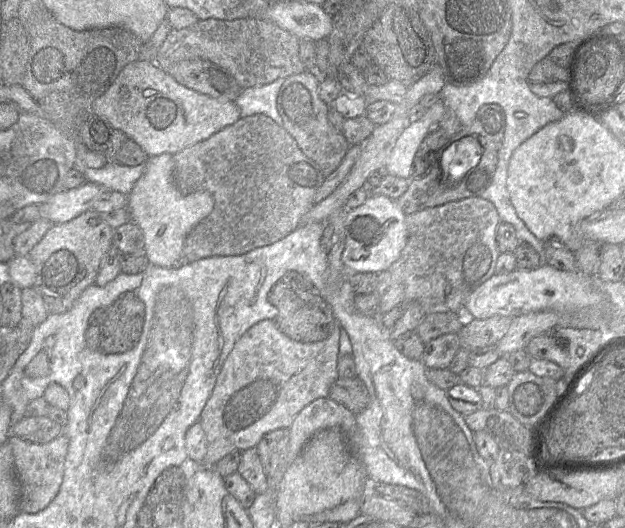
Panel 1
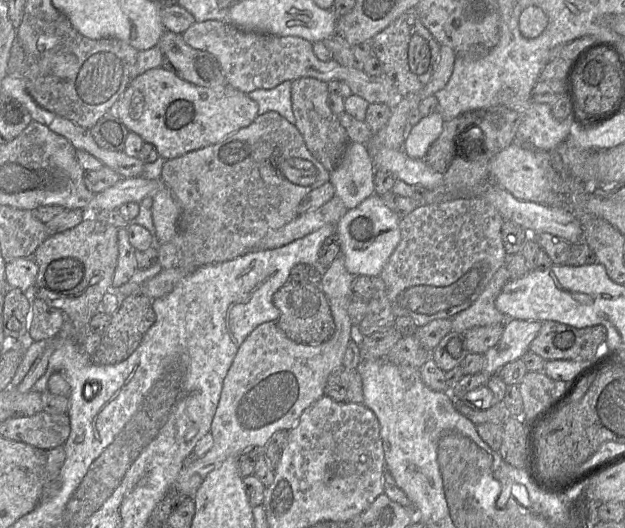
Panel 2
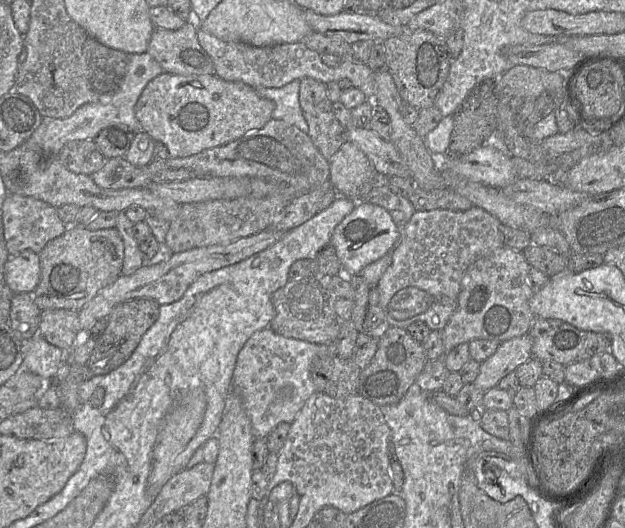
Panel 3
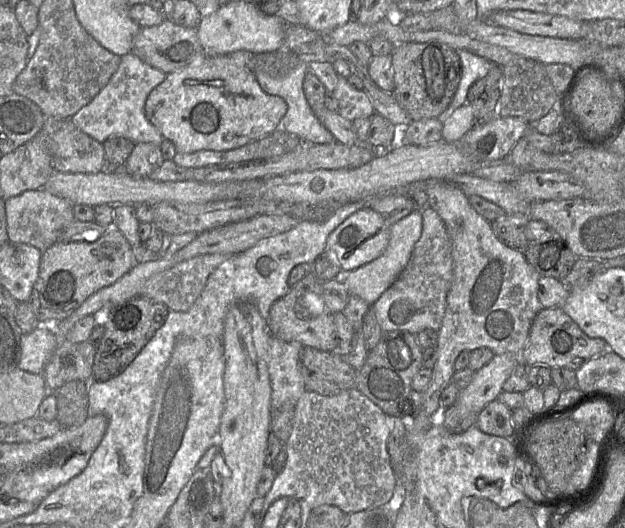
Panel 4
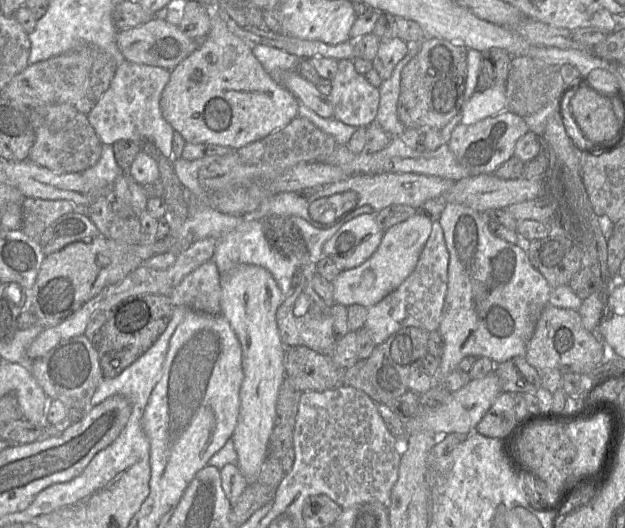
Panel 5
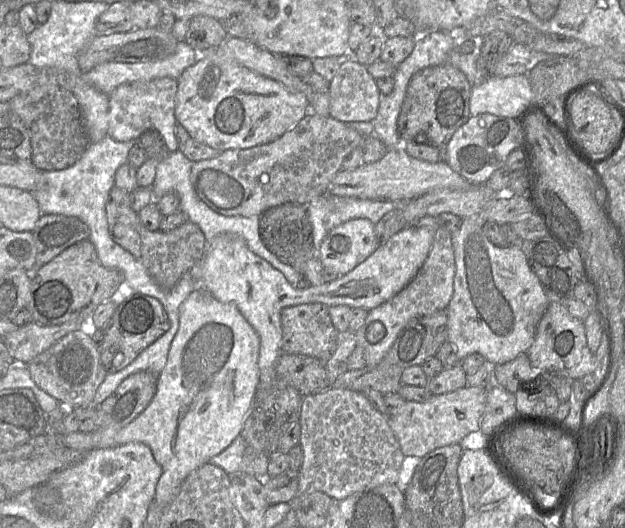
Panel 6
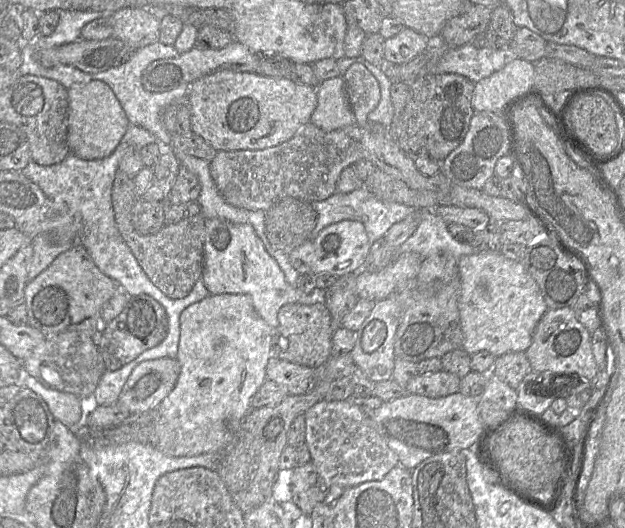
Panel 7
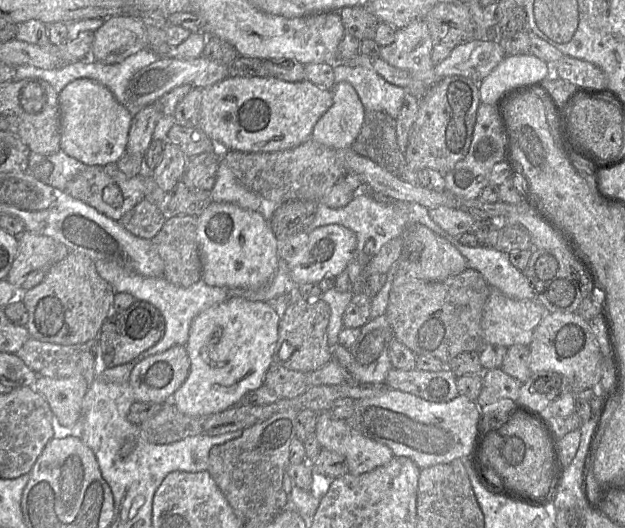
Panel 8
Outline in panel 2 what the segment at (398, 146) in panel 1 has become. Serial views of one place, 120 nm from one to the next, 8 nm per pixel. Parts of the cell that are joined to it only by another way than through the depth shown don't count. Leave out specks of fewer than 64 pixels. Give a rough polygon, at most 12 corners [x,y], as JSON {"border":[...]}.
{"border":[[440,112],[422,118],[408,132],[402,150],[424,160],[440,136]]}

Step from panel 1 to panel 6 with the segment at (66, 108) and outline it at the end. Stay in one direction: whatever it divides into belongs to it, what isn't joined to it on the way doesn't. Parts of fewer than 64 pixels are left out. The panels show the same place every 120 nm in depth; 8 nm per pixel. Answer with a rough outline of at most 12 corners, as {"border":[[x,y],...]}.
{"border":[[218,47],[178,77],[174,111],[221,152],[272,142],[309,100]]}

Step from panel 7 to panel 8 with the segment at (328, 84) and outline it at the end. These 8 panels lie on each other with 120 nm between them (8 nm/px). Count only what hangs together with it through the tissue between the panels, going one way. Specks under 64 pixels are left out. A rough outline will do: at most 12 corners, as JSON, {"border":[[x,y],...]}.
{"border":[[335,83],[333,103],[311,138],[348,149],[365,109],[350,83]]}

